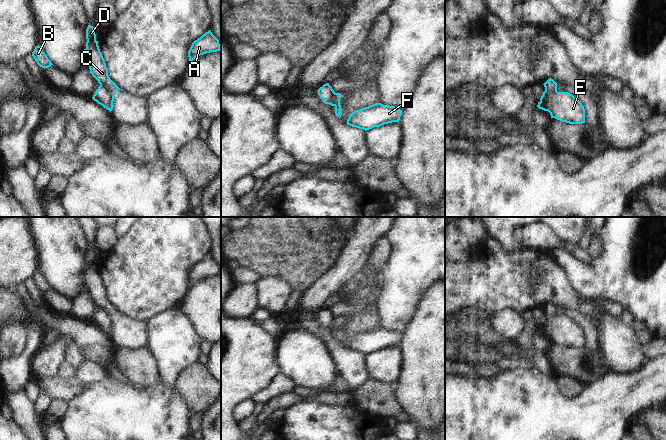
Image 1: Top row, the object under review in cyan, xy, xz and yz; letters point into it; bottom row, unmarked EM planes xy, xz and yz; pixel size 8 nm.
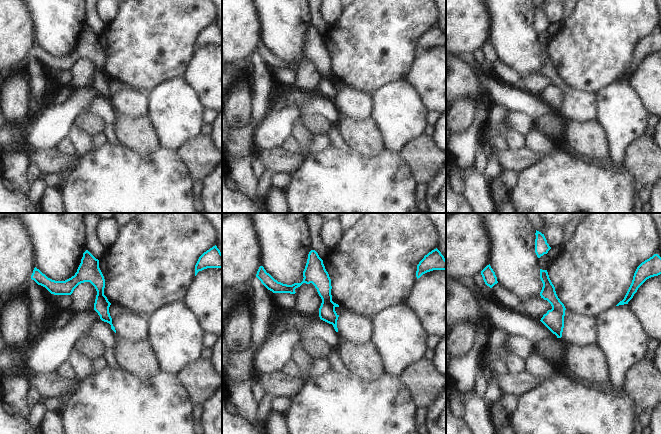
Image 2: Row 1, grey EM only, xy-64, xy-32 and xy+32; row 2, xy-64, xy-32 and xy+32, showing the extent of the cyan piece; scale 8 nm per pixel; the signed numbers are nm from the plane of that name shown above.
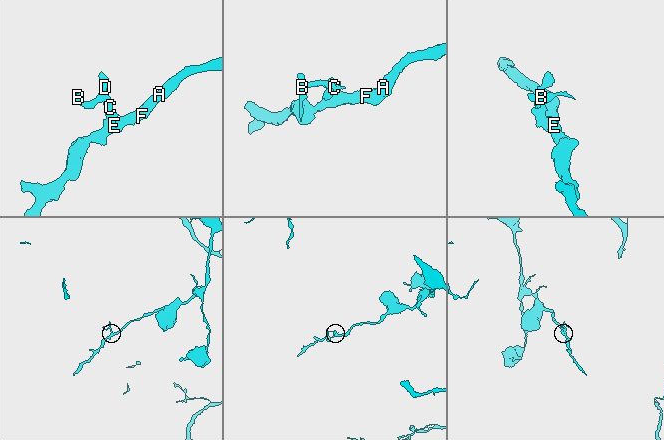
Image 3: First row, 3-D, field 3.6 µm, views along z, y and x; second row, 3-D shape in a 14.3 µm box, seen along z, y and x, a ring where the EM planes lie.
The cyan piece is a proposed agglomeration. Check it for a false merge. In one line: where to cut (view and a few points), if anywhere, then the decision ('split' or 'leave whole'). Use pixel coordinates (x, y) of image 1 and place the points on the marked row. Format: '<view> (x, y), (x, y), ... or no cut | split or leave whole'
xy (100, 84), (110, 92), (113, 100) | split

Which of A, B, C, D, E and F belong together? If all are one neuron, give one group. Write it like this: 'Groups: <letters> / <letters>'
Groups: A E F / B C D

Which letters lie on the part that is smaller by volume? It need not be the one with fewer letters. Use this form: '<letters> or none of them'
B, C, D

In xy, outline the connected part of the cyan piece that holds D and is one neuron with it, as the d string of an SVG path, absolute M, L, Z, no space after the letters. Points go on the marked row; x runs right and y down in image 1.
M88 25L86 29L86 39L86 48L83 50L83 54L86 53L88 56L90 73L100 85L104 85L111 92L114 101L116 91L120 88L108 75L105 60L100 52L98 41L96 40L95 29L91 25Z

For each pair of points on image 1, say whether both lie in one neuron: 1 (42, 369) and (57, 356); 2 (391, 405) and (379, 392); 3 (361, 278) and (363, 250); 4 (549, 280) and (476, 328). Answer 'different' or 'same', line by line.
1: same
2: same
3: different
4: different

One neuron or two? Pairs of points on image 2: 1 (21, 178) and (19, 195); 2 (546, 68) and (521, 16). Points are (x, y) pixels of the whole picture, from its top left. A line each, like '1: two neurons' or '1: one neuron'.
1: two neurons
2: two neurons

